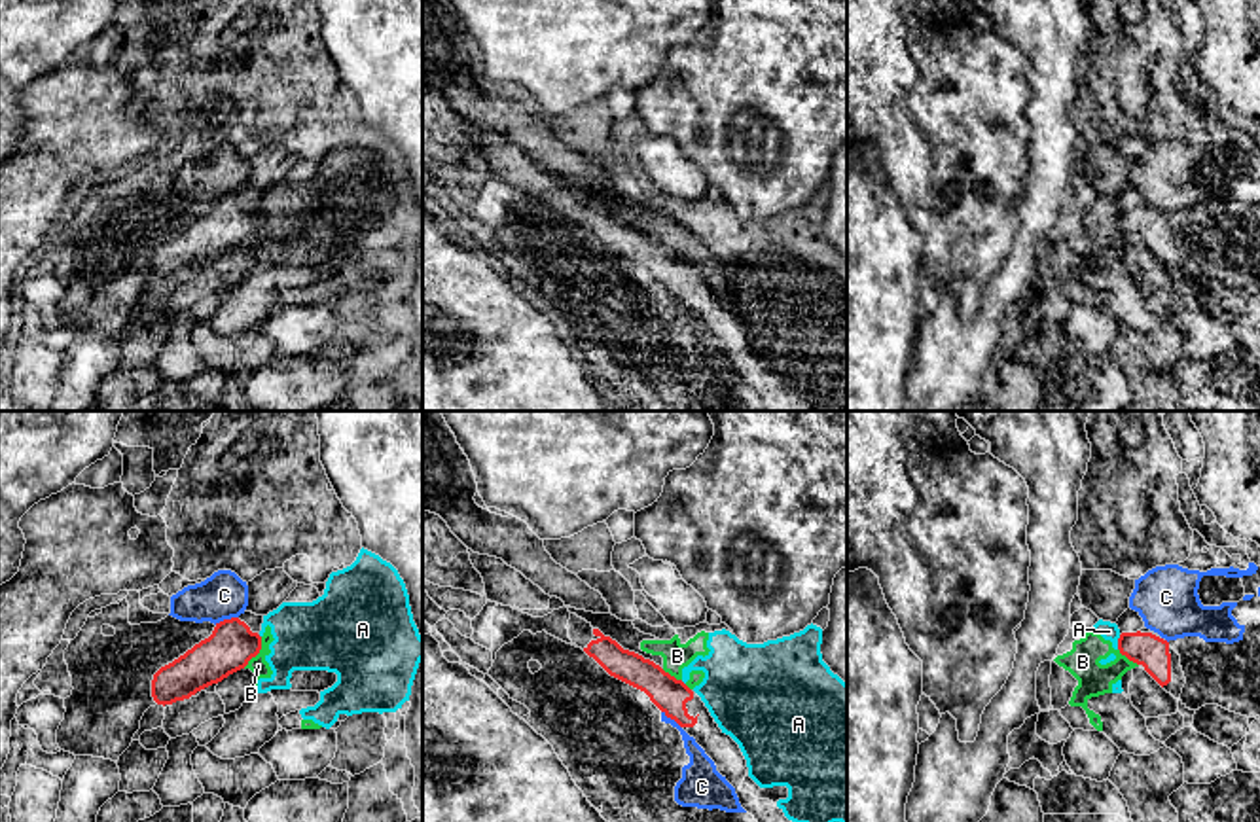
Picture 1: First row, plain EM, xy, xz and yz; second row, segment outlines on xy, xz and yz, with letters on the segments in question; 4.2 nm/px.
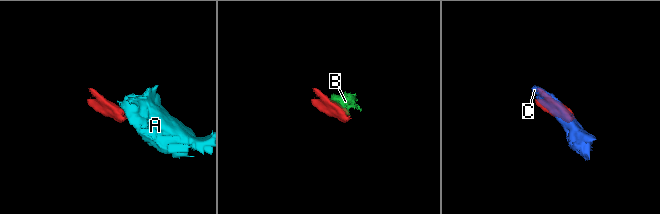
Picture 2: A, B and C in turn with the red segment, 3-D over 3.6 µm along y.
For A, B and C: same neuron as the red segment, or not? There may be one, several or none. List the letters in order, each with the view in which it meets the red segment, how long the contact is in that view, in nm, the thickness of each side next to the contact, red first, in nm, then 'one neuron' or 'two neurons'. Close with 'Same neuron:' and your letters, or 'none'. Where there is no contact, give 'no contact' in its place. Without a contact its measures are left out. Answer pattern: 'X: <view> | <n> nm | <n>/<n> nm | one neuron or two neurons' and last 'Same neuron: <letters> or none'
A: yz | 70 nm | 140/80 nm | two neurons
B: xy | 160 nm | 200/80 nm | two neurons
C: xy | 110 nm | 200/200 nm | two neurons
Same neuron: none

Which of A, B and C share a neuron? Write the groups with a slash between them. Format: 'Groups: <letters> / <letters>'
Groups: A / B / C

